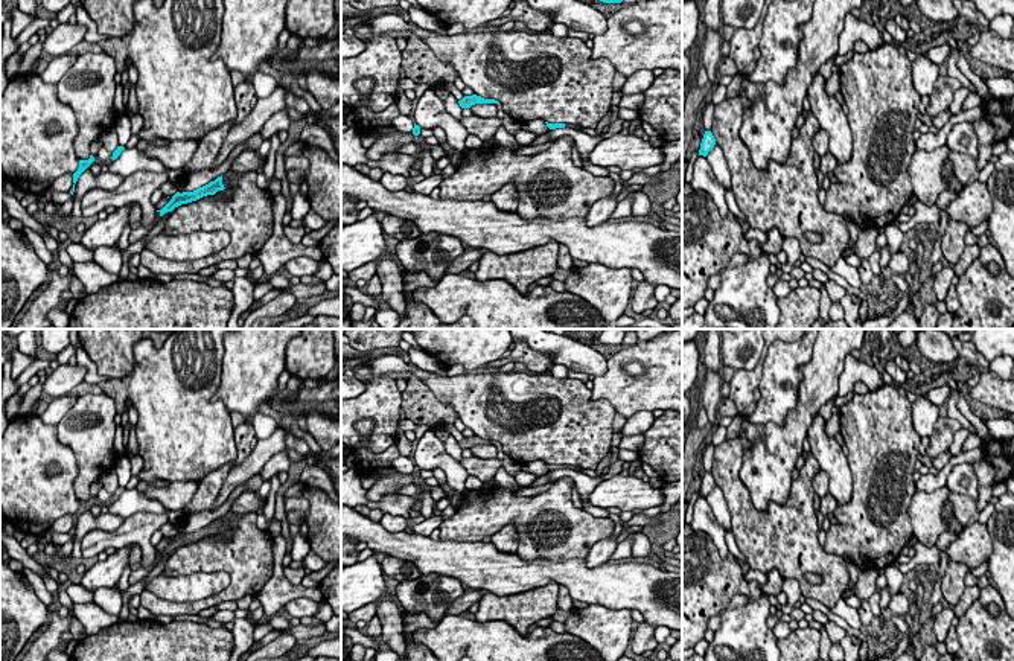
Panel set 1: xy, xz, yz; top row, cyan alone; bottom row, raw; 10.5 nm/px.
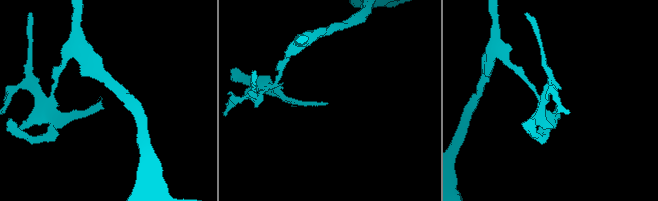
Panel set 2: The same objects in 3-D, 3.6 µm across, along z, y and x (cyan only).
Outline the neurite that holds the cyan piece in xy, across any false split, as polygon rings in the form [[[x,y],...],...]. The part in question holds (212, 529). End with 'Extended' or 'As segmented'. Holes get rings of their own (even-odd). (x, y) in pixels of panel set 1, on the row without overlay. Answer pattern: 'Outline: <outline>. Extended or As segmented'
Outline: [[[228,512],[224,516],[218,518],[215,522],[210,522],[209,525],[206,525],[193,533],[183,533],[183,535],[177,533],[172,538],[172,541],[161,551],[157,551],[157,553],[160,554],[160,557],[163,557],[164,554],[172,553],[175,548],[178,548],[181,545],[196,542],[207,536],[215,536],[218,532],[224,532],[236,519],[241,519],[241,518],[242,518],[242,515]]]. Extended

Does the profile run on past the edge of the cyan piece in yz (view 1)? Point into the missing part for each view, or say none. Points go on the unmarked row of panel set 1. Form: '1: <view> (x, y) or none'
1: none

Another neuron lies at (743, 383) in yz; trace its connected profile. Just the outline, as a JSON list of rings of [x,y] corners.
[[[761,353],[761,358],[754,370],[735,369],[734,376],[729,382],[731,399],[741,417],[751,416],[757,408],[757,401],[754,398],[754,390],[760,387],[761,369],[760,364],[764,362],[766,355]]]

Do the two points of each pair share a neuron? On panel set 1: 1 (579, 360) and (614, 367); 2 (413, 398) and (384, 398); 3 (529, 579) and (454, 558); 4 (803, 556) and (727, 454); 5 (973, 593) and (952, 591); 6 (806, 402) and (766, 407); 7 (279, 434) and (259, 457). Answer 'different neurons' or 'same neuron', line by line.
1: different neurons
2: different neurons
3: same neuron
4: same neuron
5: different neurons
6: different neurons
7: same neuron

